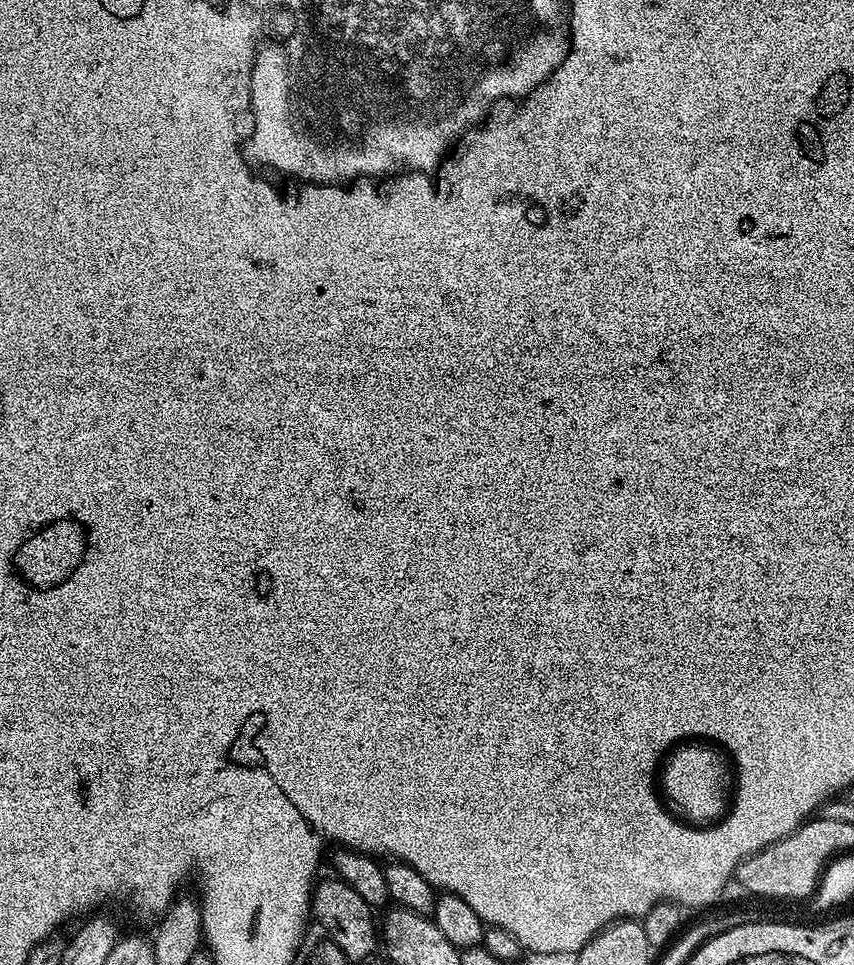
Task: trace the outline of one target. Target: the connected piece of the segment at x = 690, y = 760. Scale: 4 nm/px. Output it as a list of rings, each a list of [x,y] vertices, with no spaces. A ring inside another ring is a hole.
[[[694,736],[678,740],[678,746],[666,746],[661,754],[656,756],[652,768],[653,797],[657,799],[660,812],[668,816],[676,828],[685,827],[691,831],[717,831],[729,822],[734,822],[737,805],[740,801],[738,792],[738,772],[741,770],[739,760],[732,753],[726,742],[708,742],[704,736]]]

